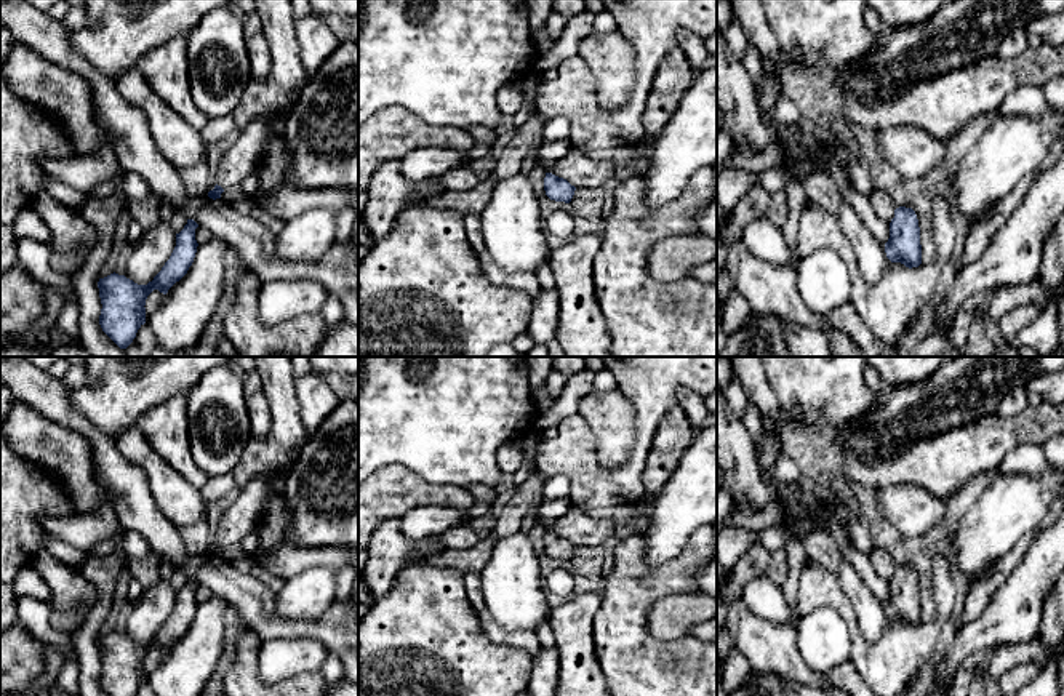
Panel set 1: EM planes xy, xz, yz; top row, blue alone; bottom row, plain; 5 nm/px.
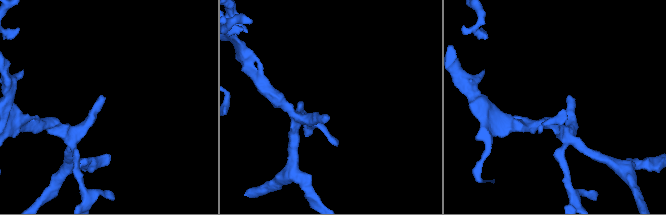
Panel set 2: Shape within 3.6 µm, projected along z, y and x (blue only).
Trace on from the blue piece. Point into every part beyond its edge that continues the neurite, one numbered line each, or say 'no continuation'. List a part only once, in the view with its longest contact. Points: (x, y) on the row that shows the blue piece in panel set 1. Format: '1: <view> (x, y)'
1: xy (240, 159)

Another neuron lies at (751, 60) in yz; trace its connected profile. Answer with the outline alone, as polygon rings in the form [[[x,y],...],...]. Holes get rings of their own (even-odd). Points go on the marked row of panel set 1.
[[[747,42],[741,62],[742,62],[744,69],[749,72],[752,83],[757,90],[765,69],[763,69],[763,61],[762,61],[760,53],[755,45]]]

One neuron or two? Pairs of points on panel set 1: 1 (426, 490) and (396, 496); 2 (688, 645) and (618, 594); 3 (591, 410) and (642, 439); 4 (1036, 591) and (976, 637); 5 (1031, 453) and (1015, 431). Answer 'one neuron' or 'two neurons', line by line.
1: one neuron
2: one neuron
3: two neurons
4: one neuron
5: two neurons

